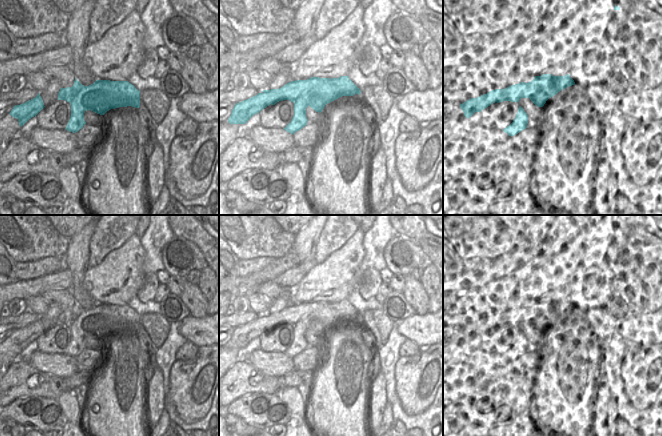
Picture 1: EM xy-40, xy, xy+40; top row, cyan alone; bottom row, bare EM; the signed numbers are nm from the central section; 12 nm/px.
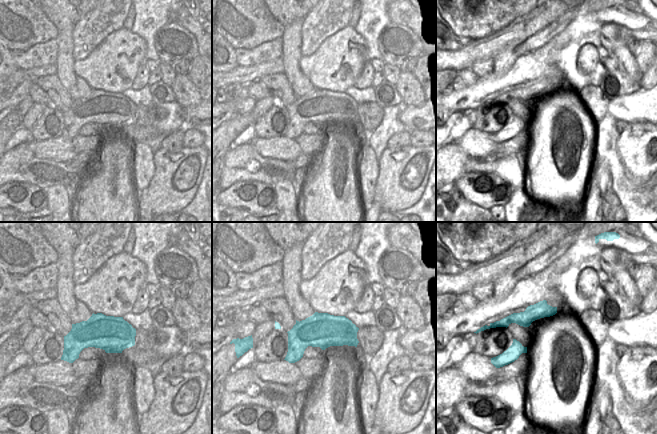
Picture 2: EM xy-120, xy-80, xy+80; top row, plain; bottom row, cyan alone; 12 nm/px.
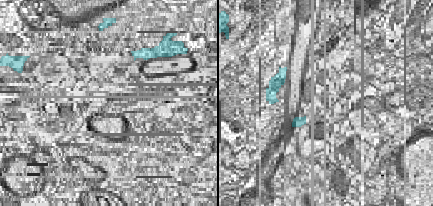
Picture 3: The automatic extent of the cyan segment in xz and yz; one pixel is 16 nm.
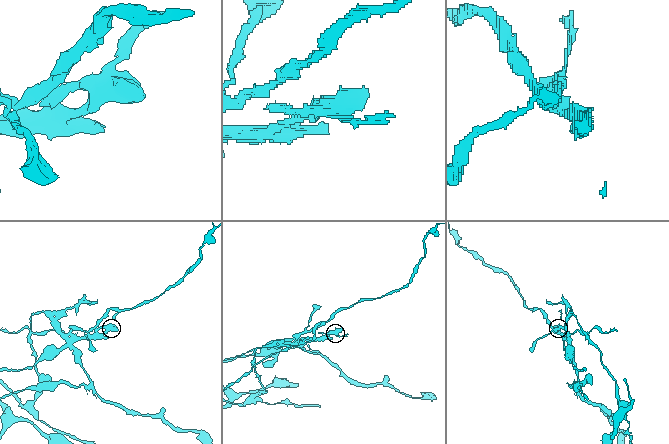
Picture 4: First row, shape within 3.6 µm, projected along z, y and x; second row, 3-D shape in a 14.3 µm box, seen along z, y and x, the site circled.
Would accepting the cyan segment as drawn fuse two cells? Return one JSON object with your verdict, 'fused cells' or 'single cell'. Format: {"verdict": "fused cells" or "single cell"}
{"verdict": "fused cells"}

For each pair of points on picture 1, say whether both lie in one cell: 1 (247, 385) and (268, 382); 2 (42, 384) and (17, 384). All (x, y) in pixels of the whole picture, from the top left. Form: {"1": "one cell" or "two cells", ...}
{"1": "one cell", "2": "one cell"}

